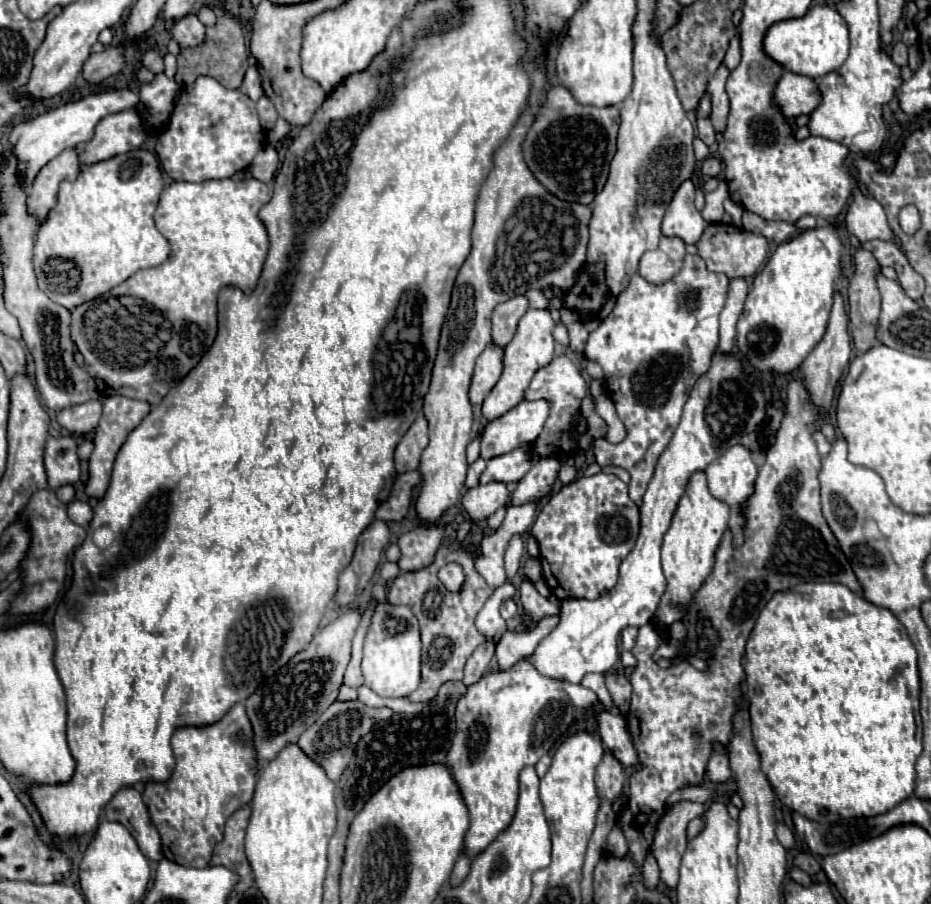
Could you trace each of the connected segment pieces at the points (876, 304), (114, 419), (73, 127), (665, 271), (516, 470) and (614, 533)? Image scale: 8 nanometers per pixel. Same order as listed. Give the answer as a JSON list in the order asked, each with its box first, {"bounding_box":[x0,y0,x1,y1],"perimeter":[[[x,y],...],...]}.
[{"bounding_box":[848,248,880,352],"perimeter":[[[858,248],[856,270],[848,286],[848,316],[850,316],[850,332],[858,352],[870,350],[876,340],[876,322],[880,314],[880,292],[876,284],[876,276],[880,272],[880,264],[872,252]]]},{"bounding_box":[84,396,150,500],"perimeter":[[[106,396],[106,398],[100,398],[100,402],[102,402],[104,412],[102,412],[100,426],[96,428],[96,434],[94,434],[94,452],[90,456],[90,476],[88,476],[88,482],[86,482],[86,488],[84,488],[86,496],[96,498],[96,500],[100,500],[106,494],[106,488],[110,484],[110,474],[112,474],[114,458],[116,458],[120,446],[126,442],[126,436],[150,412],[148,402],[132,400],[132,398],[126,398],[126,396]]]},{"bounding_box":[8,90,138,184],"perimeter":[[[104,90],[98,94],[88,94],[88,96],[80,98],[78,102],[68,102],[64,106],[58,106],[54,110],[40,114],[34,120],[14,126],[8,142],[10,142],[12,150],[16,150],[16,156],[20,158],[20,174],[24,174],[24,178],[28,178],[28,184],[30,184],[36,178],[36,174],[40,172],[40,168],[46,166],[56,154],[64,152],[68,146],[86,144],[94,136],[96,124],[106,114],[122,112],[136,104],[138,104],[138,96],[132,90]]]},{"bounding_box":[640,238,686,284],"perimeter":[[[664,238],[656,250],[646,252],[640,258],[640,276],[650,284],[664,284],[668,282],[680,268],[686,256],[686,246],[680,238]]]},{"bounding_box":[480,444,540,484],"perimeter":[[[524,444],[512,452],[494,456],[488,460],[486,470],[480,476],[480,484],[488,484],[488,482],[520,482],[524,478],[524,474],[540,460],[540,456],[536,456],[532,452],[530,444]]]},{"bounding_box":[530,472,640,600],"perimeter":[[[598,472],[590,478],[578,478],[552,494],[530,532],[540,544],[542,574],[550,592],[562,600],[594,600],[614,588],[618,566],[634,548],[638,530],[640,512],[628,498],[628,486],[614,474]]]}]

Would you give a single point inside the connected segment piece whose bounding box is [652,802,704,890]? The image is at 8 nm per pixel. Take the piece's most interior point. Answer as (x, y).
(670, 842)

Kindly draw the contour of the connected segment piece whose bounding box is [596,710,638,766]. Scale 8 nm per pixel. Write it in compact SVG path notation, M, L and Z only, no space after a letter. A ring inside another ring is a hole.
M606 710L596 714L598 720L598 732L602 736L602 742L606 748L624 764L624 766L638 766L636 750L632 746L632 740L628 736L626 720L624 716L614 716Z

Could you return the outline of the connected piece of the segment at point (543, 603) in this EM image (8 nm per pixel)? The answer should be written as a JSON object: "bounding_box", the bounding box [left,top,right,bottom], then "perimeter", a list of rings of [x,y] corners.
{"bounding_box":[520,580,560,620],"perimeter":[[[522,580],[520,584],[520,600],[522,600],[522,608],[528,610],[532,614],[534,620],[542,620],[544,616],[552,616],[560,612],[560,606],[548,602],[548,598],[544,598],[530,580]]]}

